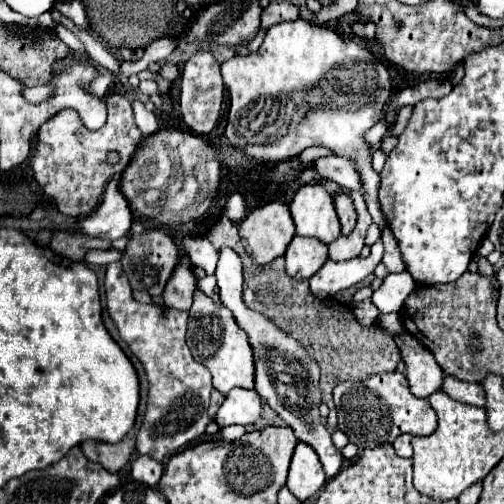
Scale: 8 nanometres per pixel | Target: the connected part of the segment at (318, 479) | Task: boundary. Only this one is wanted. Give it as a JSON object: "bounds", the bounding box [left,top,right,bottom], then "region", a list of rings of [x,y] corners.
{"bounds":[287,443,327,501],"region":[[[299,443],[295,447],[287,477],[289,491],[299,501],[307,501],[311,495],[321,491],[325,481],[327,477],[323,473],[323,467],[319,465],[319,457],[315,457],[315,449],[311,449],[307,443]]]}

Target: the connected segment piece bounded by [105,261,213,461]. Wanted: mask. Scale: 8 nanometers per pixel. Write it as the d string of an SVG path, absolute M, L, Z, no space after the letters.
M119 261L107 265L105 293L109 315L117 323L123 341L141 359L149 379L149 401L137 435L137 453L163 461L169 453L179 451L185 443L193 441L205 431L209 423L207 407L213 389L211 373L205 365L193 359L185 343L187 311L137 303Z

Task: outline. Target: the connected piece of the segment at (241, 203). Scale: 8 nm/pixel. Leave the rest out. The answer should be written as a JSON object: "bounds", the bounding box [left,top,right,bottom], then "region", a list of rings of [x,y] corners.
{"bounds":[225,193,247,223],"region":[[[233,193],[225,205],[225,215],[231,217],[235,223],[239,223],[245,215],[247,215],[247,201],[245,195],[241,193]]]}

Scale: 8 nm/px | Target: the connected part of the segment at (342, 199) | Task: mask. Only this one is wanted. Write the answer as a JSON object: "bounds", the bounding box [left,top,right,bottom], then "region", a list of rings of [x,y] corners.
{"bounds":[333,193,357,235],"region":[[[345,193],[335,195],[333,201],[335,201],[335,209],[337,209],[337,215],[339,215],[339,221],[341,221],[341,233],[349,235],[351,229],[355,227],[355,221],[357,221],[357,213],[353,209],[353,201]]]}

